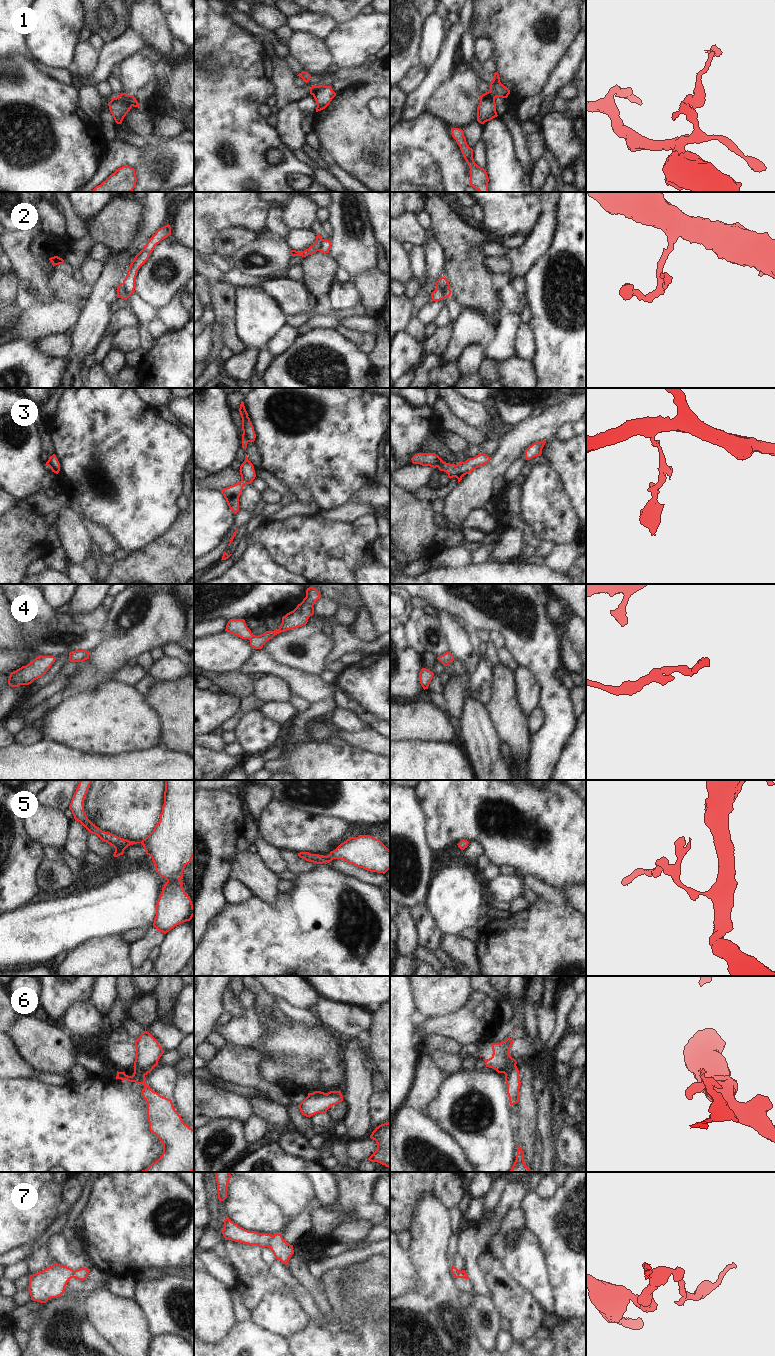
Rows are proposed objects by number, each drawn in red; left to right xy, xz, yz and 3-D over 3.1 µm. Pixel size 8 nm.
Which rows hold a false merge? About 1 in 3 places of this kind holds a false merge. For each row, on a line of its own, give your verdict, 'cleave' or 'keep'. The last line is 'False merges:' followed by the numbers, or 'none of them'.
1: cleave
2: cleave
3: cleave
4: keep
5: keep
6: cleave
7: cleave
False merges: 1, 2, 3, 6, 7

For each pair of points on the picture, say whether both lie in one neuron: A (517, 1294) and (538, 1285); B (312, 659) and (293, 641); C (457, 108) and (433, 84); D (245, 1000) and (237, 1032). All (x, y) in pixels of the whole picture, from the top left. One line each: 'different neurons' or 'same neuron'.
A: different neurons
B: same neuron
C: different neurons
D: same neuron

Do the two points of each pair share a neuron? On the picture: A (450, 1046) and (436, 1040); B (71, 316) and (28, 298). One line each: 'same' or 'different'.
A: same
B: different

